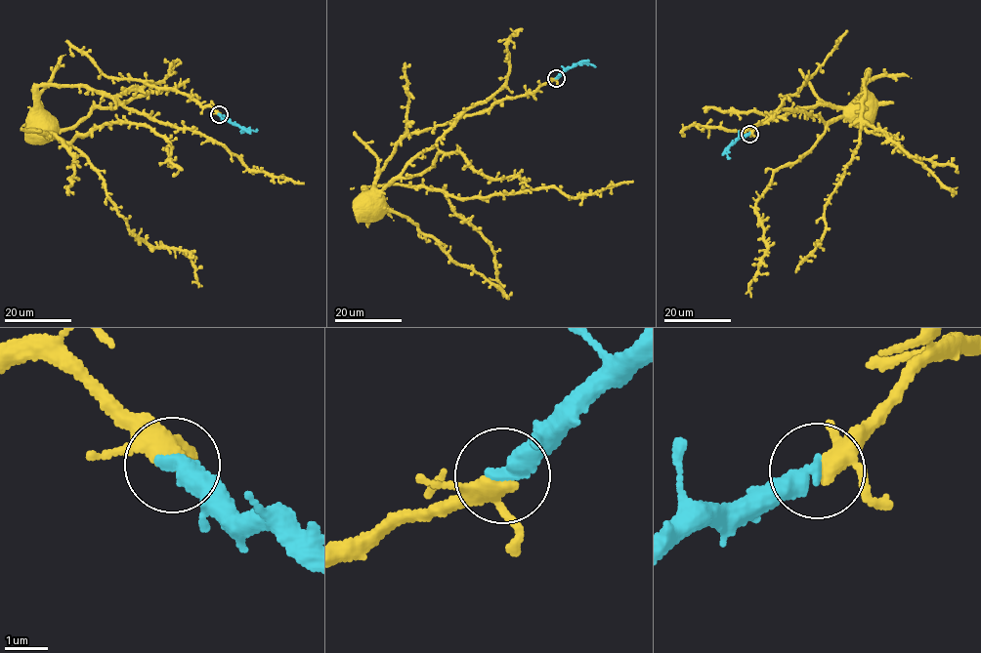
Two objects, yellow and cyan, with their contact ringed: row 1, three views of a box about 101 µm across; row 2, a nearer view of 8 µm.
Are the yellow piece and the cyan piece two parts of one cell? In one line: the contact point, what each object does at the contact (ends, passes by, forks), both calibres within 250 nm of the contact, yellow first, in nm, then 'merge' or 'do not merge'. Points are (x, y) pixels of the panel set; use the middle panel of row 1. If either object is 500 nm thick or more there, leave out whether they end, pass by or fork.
(556, 78) | yellow forks | cyan ends | 280/400 nm | merge

